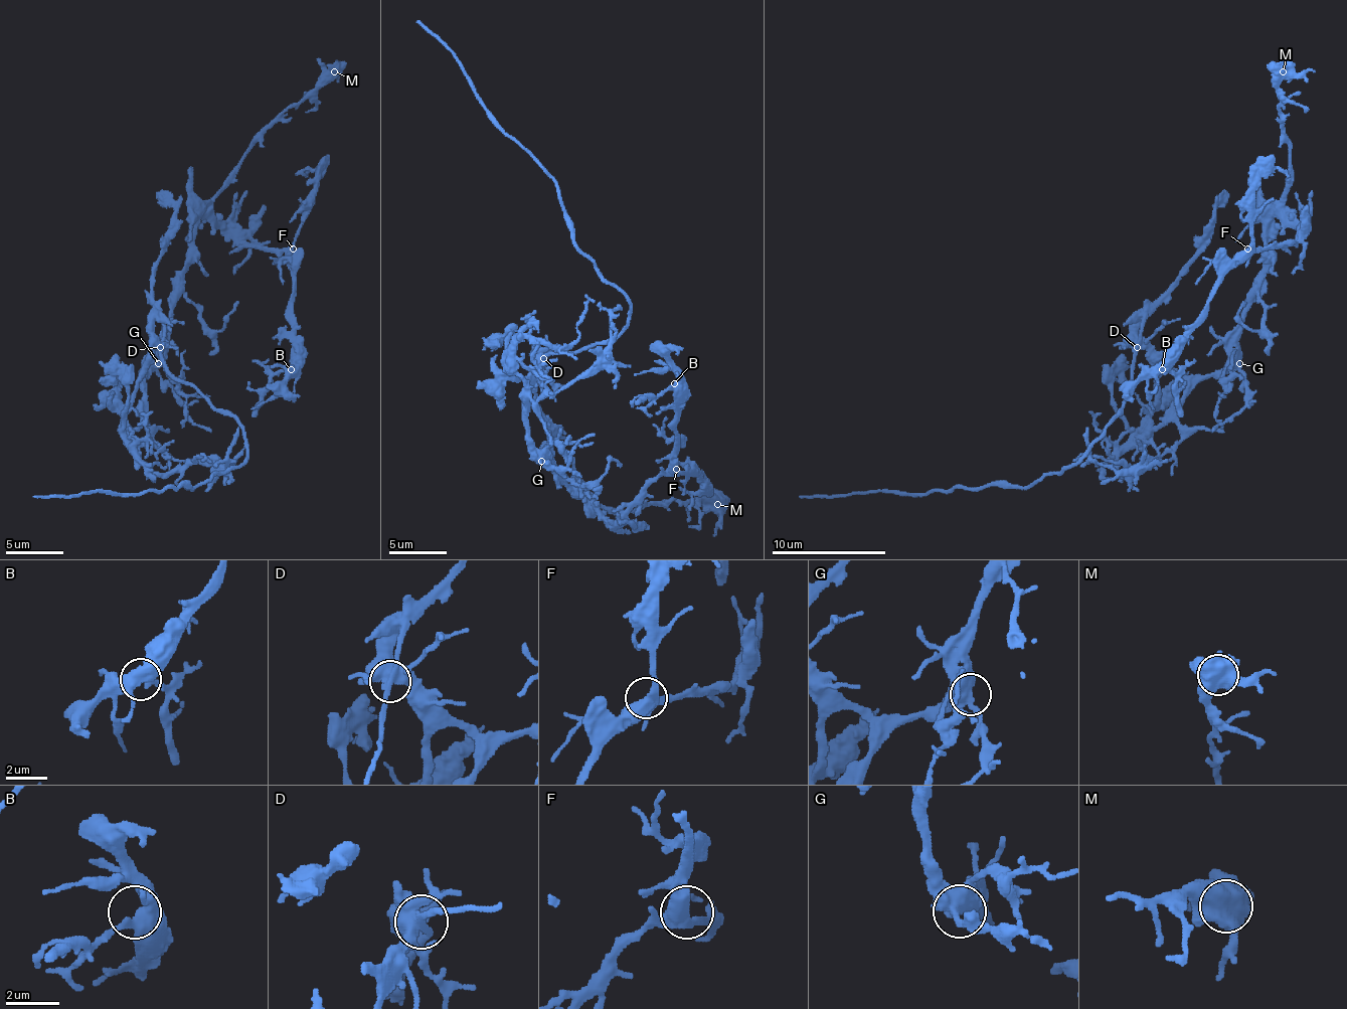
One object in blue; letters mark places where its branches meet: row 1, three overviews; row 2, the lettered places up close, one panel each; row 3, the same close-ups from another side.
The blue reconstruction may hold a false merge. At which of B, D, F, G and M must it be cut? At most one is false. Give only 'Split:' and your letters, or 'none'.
Split: D

